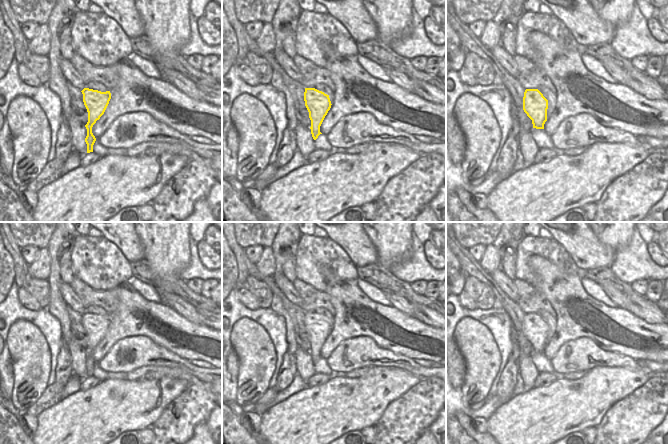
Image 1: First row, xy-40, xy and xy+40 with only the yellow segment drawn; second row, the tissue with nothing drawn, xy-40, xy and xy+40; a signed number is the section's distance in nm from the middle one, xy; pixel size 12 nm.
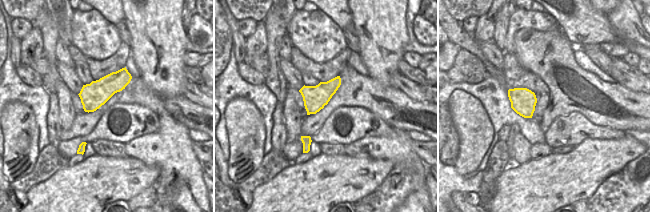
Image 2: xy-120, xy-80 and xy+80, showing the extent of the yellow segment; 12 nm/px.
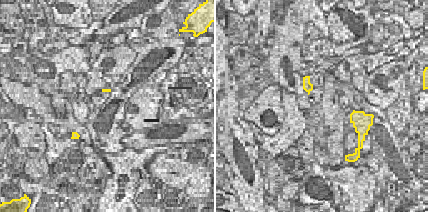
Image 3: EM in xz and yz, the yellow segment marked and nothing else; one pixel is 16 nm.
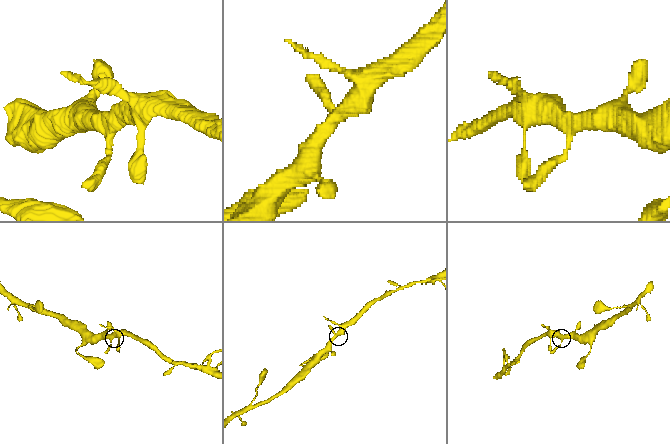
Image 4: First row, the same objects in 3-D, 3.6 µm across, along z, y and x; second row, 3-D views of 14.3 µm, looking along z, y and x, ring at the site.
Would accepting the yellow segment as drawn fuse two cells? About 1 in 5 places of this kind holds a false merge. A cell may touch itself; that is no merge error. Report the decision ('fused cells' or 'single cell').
single cell

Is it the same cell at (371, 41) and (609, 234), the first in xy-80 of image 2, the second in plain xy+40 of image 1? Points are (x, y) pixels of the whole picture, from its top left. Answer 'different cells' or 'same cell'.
same cell

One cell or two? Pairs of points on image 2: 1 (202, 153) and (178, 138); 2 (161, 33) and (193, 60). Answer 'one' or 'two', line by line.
1: two
2: two

